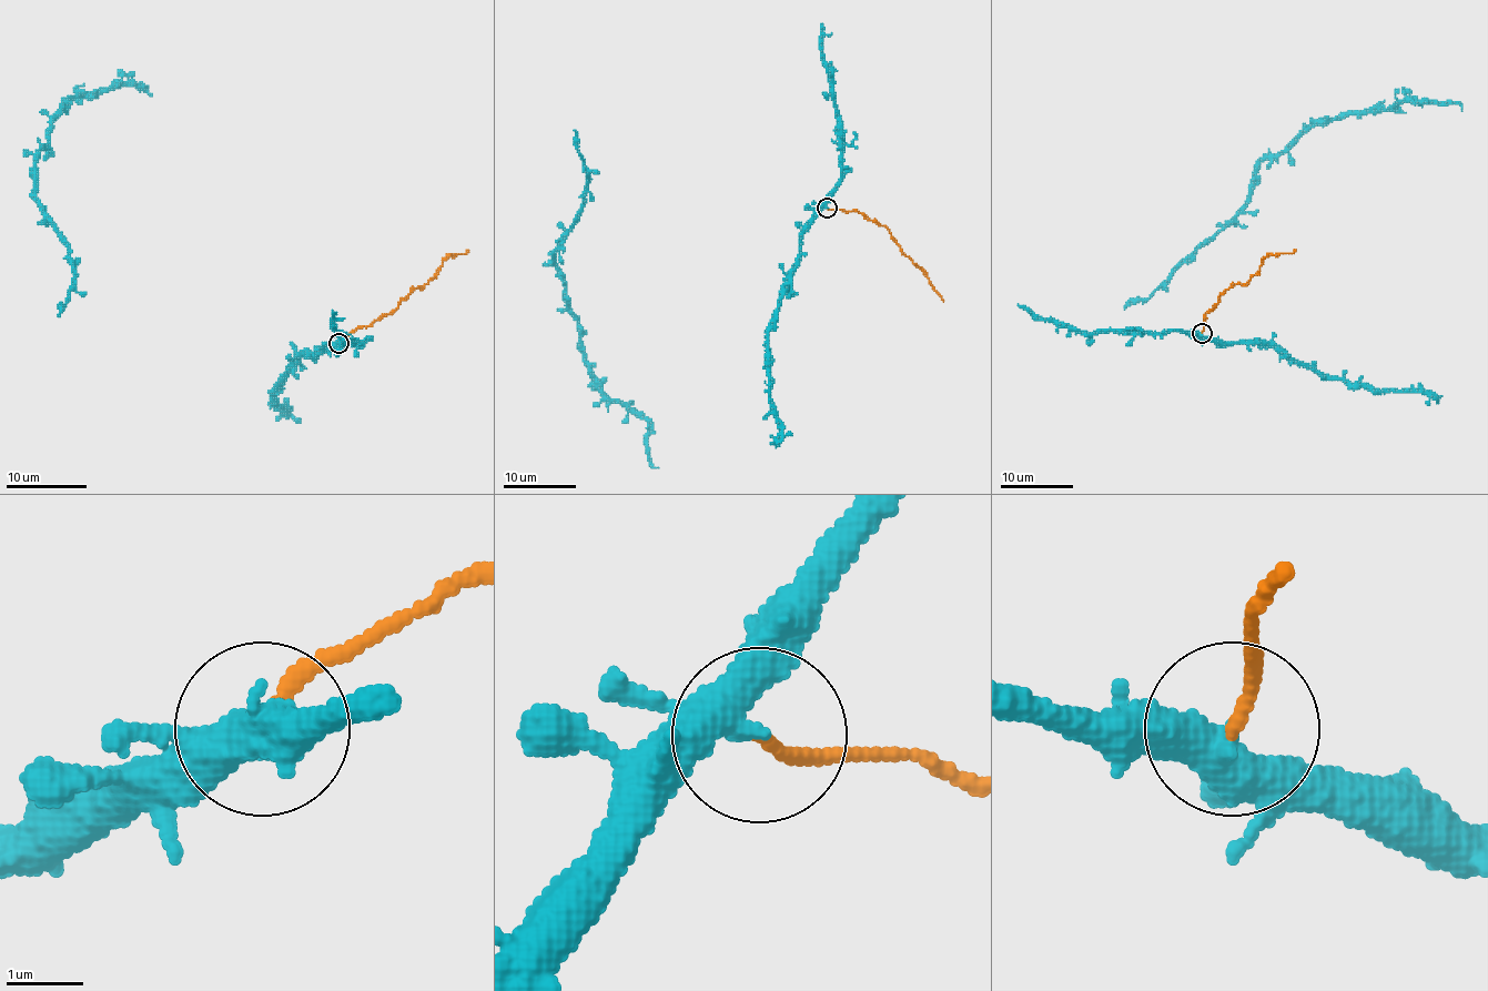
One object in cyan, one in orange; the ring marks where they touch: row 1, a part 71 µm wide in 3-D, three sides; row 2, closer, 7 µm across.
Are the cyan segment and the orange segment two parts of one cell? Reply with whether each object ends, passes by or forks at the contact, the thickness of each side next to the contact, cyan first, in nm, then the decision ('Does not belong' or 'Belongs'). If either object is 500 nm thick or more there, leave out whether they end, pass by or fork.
At the ring cyan forks. At the ring orange ends. Thickness 340 nm (cyan) against 170 nm. Does not belong

